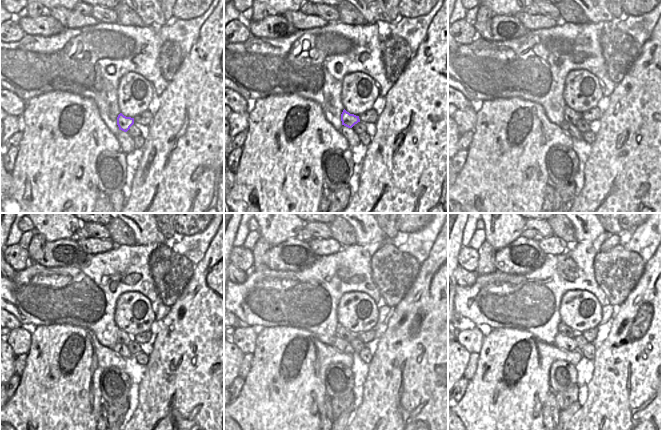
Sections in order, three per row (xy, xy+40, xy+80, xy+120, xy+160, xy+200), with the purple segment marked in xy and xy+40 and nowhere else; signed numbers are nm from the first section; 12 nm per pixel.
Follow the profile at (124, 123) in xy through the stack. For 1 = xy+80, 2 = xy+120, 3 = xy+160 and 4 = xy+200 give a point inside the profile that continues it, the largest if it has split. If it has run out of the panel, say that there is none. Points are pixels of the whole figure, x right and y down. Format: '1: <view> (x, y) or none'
1: xy+80 (571, 116)
2: xy+120 (122, 337)
3: xy+160 (343, 333)
4: xy+200 (562, 328)

